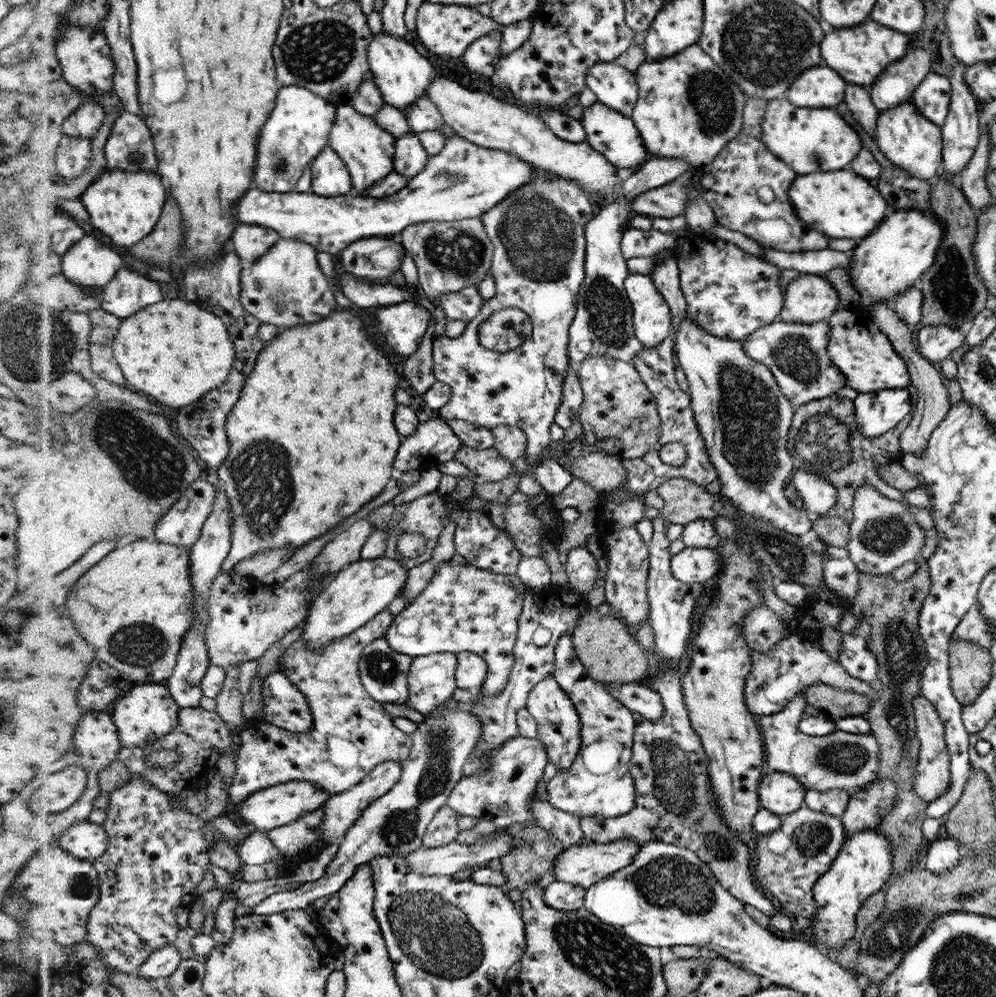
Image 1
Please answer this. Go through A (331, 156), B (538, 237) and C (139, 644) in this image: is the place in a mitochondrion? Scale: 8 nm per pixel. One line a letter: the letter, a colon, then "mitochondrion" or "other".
A: other
B: mitochondrion
C: mitochondrion

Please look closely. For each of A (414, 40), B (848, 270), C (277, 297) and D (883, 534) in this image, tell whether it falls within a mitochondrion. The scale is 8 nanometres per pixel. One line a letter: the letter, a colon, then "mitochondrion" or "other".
A: other
B: other
C: mitochondrion
D: mitochondrion

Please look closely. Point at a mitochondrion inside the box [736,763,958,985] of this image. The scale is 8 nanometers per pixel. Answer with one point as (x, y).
(894, 935)

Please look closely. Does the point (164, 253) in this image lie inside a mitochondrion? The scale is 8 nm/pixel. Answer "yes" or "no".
yes

